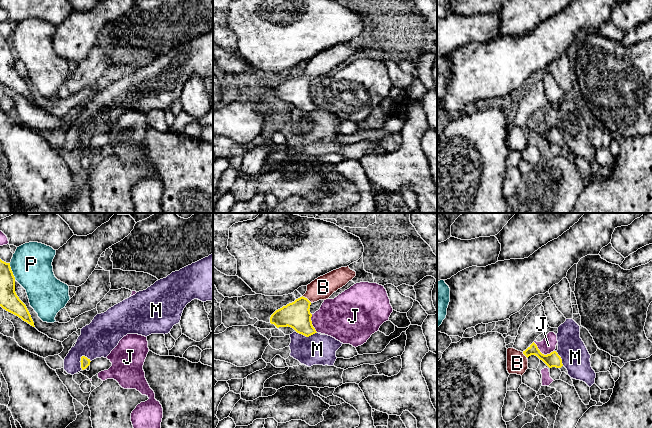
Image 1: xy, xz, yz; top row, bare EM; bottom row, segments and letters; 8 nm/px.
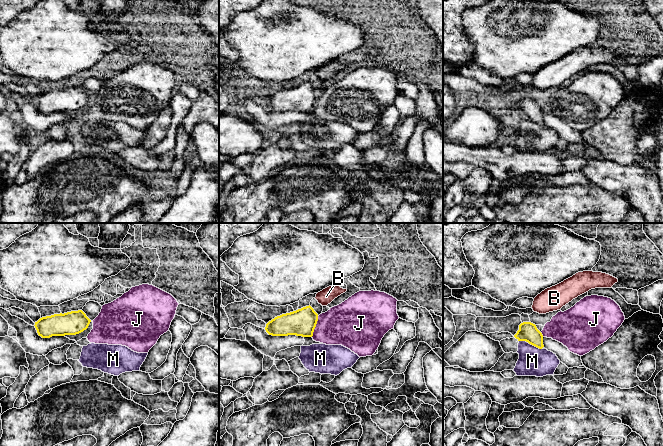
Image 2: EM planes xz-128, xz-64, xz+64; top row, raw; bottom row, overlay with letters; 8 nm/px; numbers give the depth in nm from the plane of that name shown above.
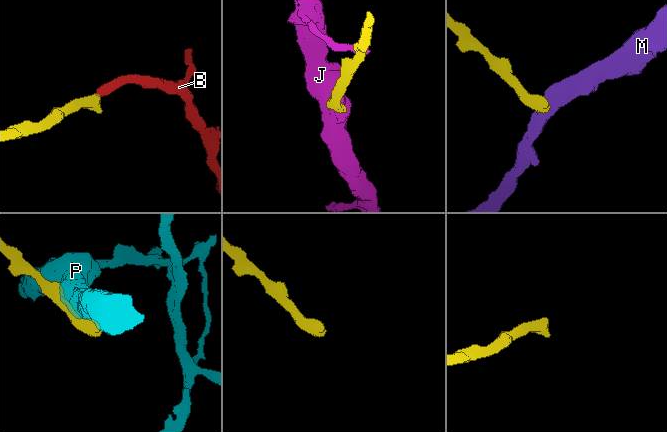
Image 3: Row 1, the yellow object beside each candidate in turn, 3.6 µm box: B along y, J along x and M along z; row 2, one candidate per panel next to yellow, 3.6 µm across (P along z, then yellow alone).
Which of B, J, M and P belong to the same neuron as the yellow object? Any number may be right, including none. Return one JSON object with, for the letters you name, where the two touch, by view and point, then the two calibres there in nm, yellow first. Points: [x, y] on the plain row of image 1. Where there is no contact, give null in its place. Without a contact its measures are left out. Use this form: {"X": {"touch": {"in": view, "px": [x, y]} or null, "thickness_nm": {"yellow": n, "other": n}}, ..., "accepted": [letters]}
{"B": {"touch": {"in": "xz", "px": [306, 74]}, "thickness_nm": {"yellow": 220, "other": 180}}, "accepted": ["B"]}

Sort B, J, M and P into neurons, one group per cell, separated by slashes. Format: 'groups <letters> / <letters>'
groups B / J / M / P

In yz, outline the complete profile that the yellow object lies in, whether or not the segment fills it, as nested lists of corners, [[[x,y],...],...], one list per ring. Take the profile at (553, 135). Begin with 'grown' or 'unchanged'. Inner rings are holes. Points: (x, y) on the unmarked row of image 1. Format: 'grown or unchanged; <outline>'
grown; [[[533,118],[525,127],[521,128],[516,125],[507,125],[507,147],[509,150],[523,151],[528,145],[528,133],[537,132],[549,144],[556,143],[568,151],[567,145],[562,140],[562,135],[556,127],[544,131],[540,128],[537,121]]]

